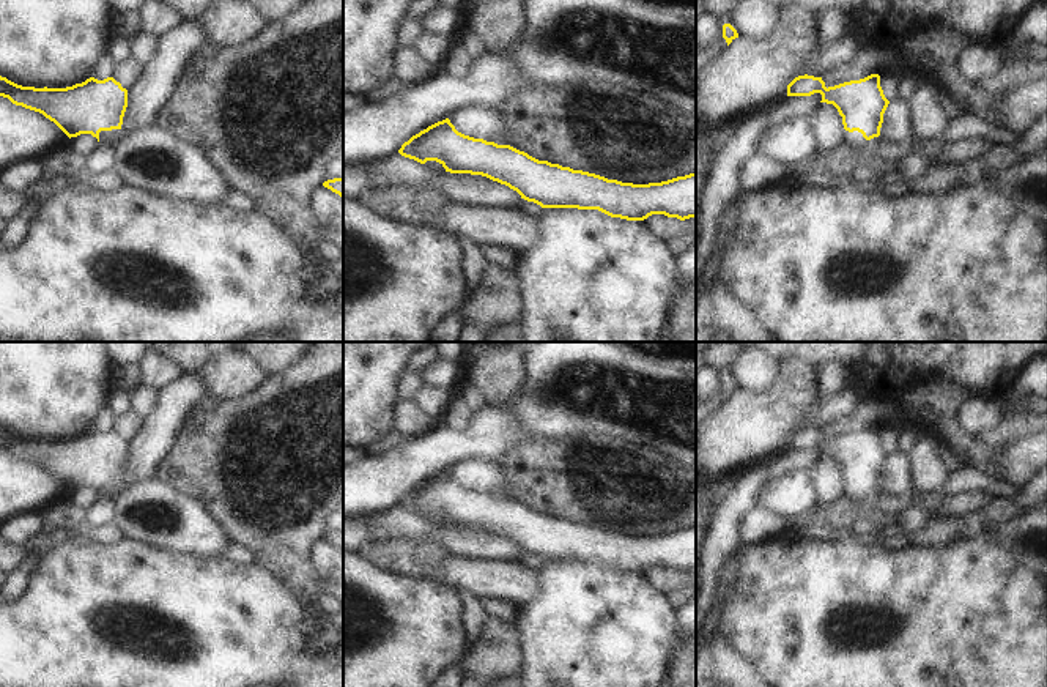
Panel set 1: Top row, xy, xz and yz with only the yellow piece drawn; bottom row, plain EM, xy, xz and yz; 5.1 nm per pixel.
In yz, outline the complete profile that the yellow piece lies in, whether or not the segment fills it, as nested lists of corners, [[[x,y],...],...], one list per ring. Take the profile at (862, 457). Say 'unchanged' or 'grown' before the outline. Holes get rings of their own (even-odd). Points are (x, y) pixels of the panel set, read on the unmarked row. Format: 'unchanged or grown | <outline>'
grown | [[[798,429],[787,438],[787,449],[822,447],[820,455],[833,457],[844,477],[844,493],[860,501],[880,488],[883,466],[890,457],[880,440],[880,429],[825,440],[822,430]]]

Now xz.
unchanged | [[[449,471],[413,488],[398,506],[420,517],[436,514],[450,526],[487,529],[542,561],[598,563],[627,574],[652,567],[696,570],[696,526],[649,537],[608,533],[538,514],[510,498],[464,488]]]

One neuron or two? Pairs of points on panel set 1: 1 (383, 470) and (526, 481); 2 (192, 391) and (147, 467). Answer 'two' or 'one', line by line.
1: two
2: one

